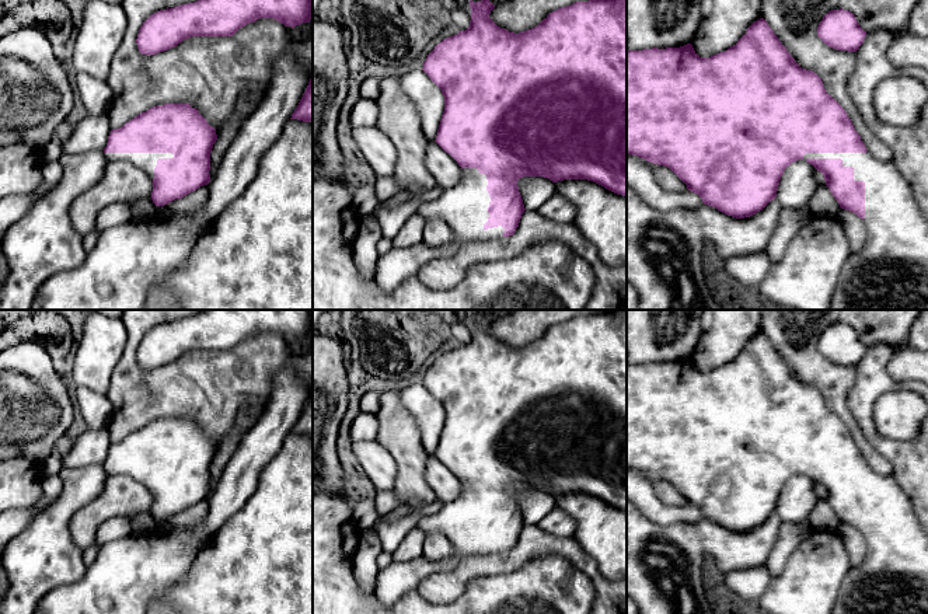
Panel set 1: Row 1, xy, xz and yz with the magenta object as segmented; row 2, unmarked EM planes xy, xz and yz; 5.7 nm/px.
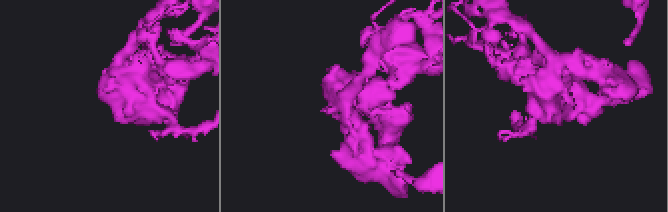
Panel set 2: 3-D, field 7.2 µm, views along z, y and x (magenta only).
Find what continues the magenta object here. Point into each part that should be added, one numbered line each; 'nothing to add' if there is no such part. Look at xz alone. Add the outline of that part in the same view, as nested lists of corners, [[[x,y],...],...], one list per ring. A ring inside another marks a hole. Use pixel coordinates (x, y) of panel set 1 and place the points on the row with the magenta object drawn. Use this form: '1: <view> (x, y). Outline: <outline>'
1: xz (464, 208). Outline: [[[463,168],[463,179],[430,202],[421,203],[418,214],[425,220],[443,219],[456,234],[456,240],[440,247],[416,244],[408,248],[391,248],[377,259],[374,282],[387,293],[395,292],[405,280],[416,276],[419,268],[433,259],[456,257],[461,243],[503,238],[502,226],[485,230],[489,213],[488,179],[477,168]]]

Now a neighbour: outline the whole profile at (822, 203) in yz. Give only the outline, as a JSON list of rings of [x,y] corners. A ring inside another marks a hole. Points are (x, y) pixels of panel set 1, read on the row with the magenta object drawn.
[[[826,184],[820,185],[812,195],[807,209],[812,216],[817,217],[838,217],[841,210],[838,202]]]

